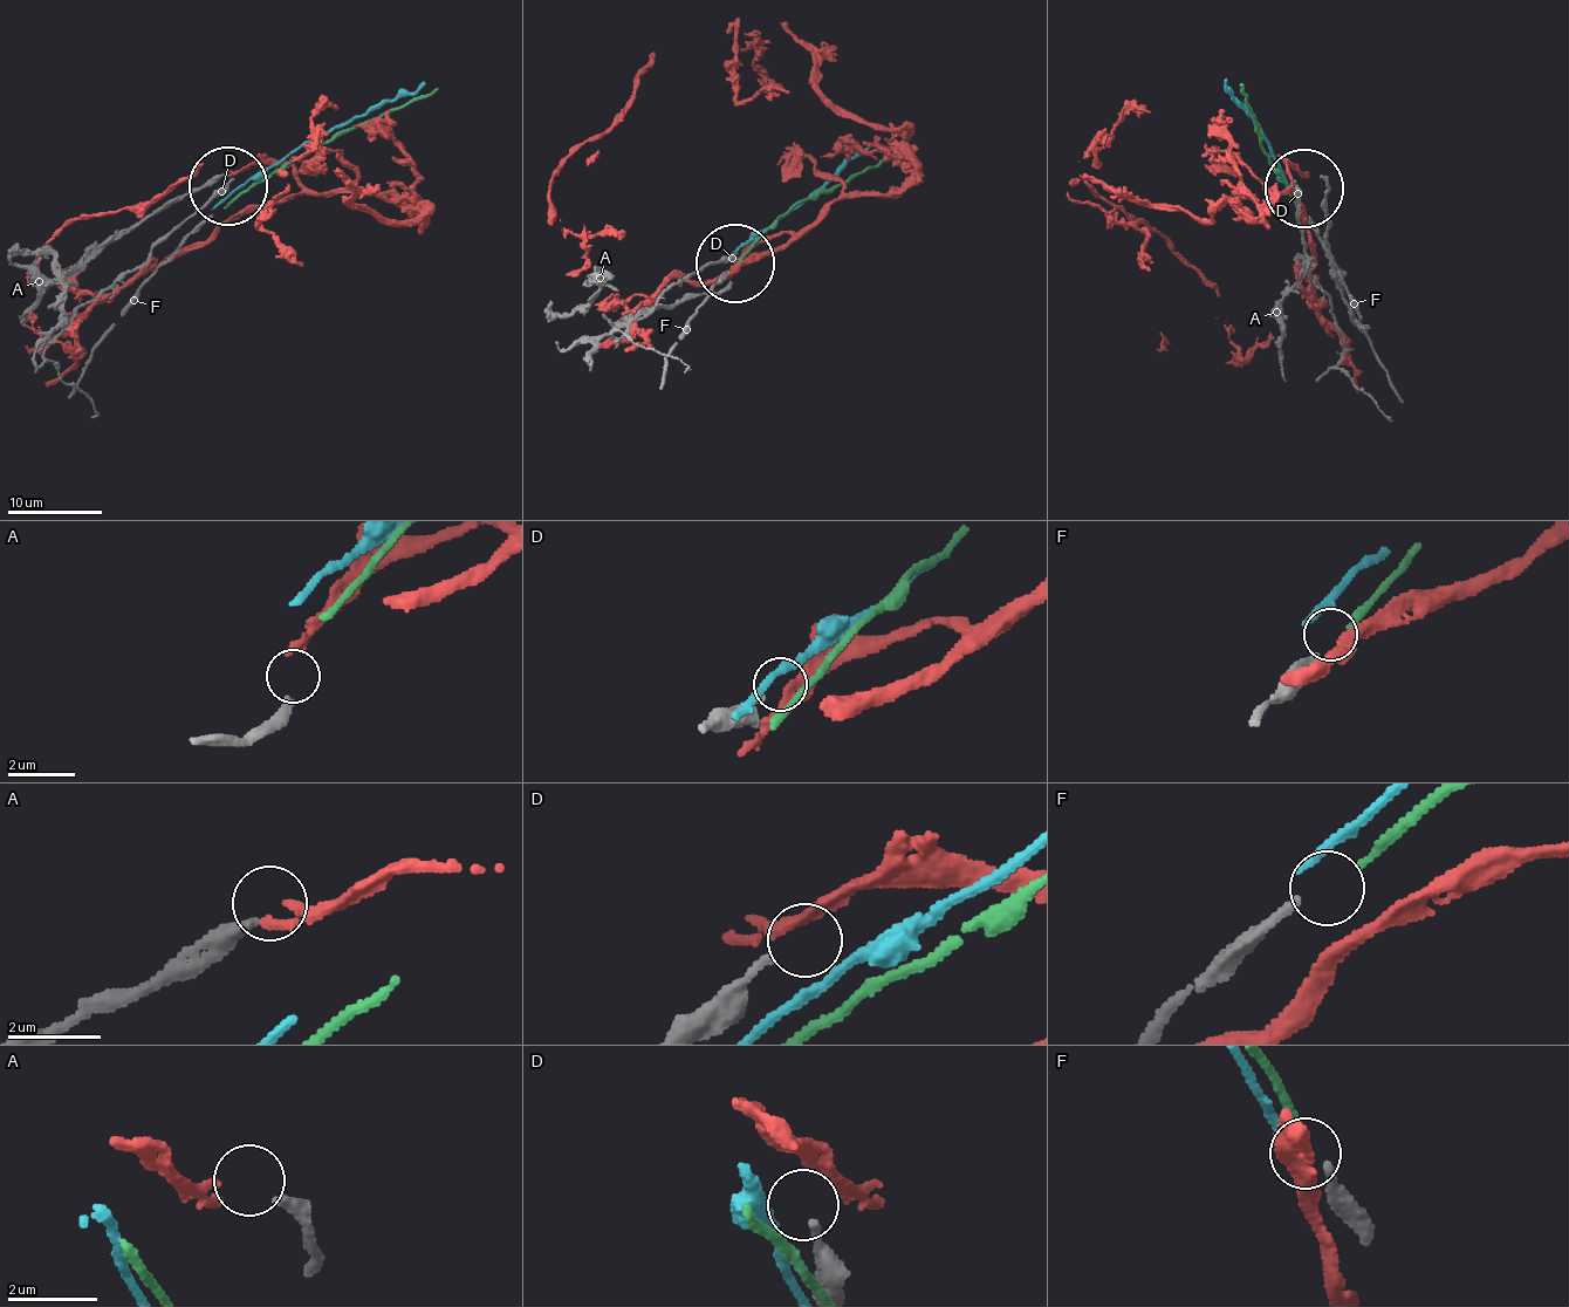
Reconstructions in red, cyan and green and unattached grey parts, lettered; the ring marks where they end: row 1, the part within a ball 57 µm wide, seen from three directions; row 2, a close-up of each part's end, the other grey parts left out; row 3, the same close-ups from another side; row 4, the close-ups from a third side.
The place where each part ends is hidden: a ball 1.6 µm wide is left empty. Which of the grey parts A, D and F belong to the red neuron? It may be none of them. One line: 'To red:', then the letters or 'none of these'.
To red: A

